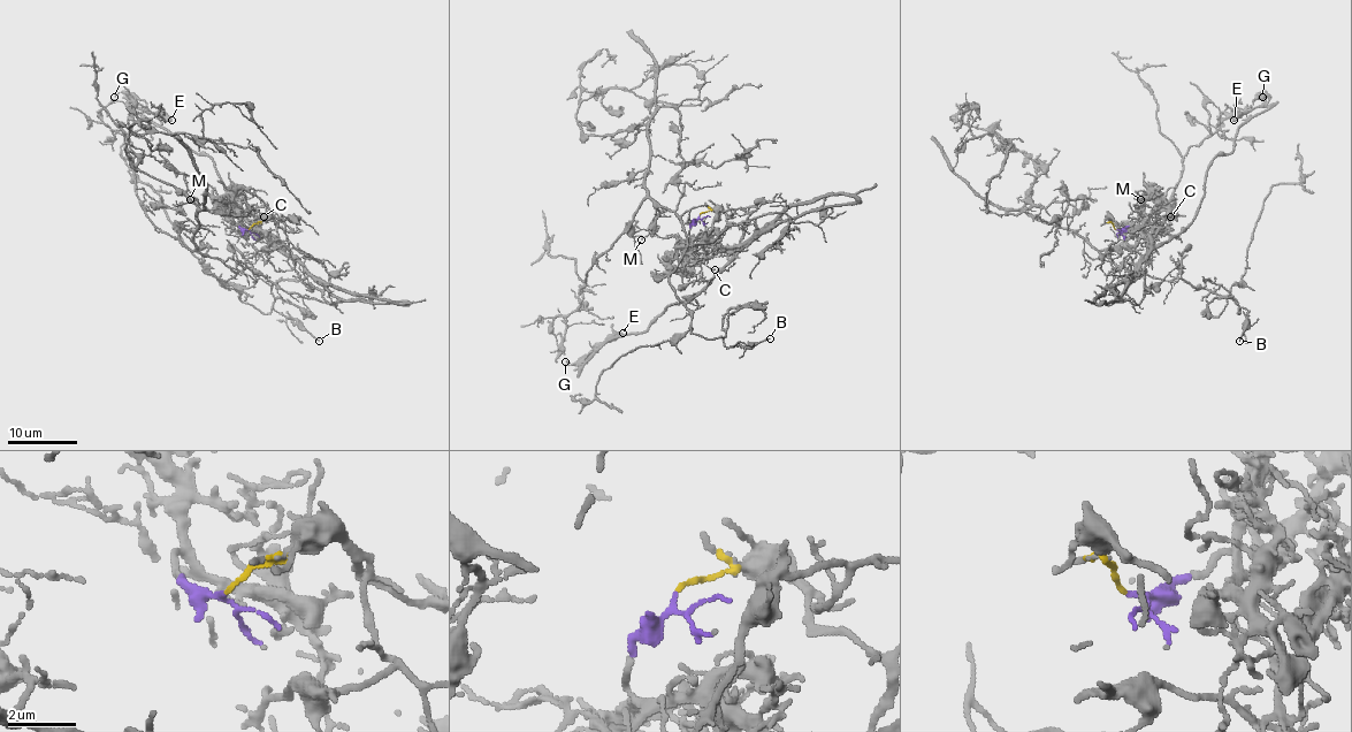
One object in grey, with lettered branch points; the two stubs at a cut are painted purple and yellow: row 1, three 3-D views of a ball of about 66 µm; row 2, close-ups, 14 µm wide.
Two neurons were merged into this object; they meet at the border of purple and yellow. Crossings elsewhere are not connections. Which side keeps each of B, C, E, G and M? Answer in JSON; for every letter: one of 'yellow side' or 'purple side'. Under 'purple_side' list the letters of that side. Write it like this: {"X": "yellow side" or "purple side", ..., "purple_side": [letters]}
{"B": "yellow side", "C": "purple side", "E": "purple side", "G": "purple side", "M": "purple side", "purple_side": ["C", "E", "G", "M"]}

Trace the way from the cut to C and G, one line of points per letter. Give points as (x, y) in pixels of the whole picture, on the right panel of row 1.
C: (1116, 229), (1170, 216)
G: (1116, 229), (1137, 221), (1156, 244), (1175, 237), (1196, 214), (1208, 164), (1268, 106), (1262, 96)

